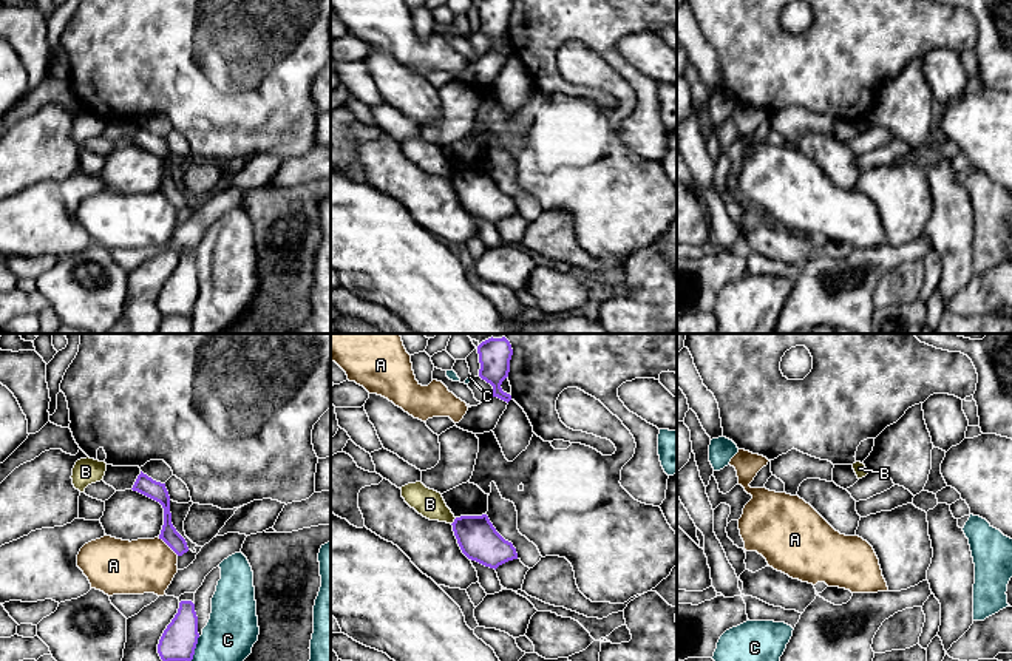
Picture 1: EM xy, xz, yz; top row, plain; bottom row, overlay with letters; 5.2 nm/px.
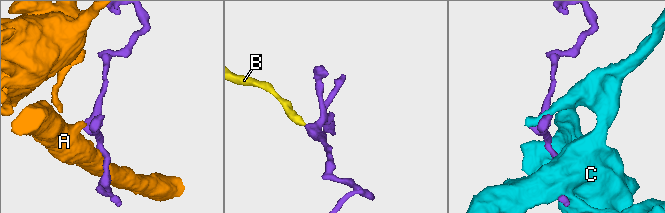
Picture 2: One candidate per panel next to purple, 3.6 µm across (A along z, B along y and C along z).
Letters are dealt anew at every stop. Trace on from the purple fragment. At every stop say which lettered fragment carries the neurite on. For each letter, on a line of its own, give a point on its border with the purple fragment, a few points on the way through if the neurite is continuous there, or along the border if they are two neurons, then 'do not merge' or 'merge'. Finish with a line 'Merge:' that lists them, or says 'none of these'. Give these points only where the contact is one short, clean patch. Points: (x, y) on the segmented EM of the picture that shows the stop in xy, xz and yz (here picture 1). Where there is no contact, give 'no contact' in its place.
A: meets purple in xy at (169, 545); border along xy (158, 538), (178, 555); do not merge
B: meets purple in xz at (455, 521); border along xz (456, 518), (451, 524); do not merge
C: meets purple in xy at (195, 647); do not merge
Merge: none of these

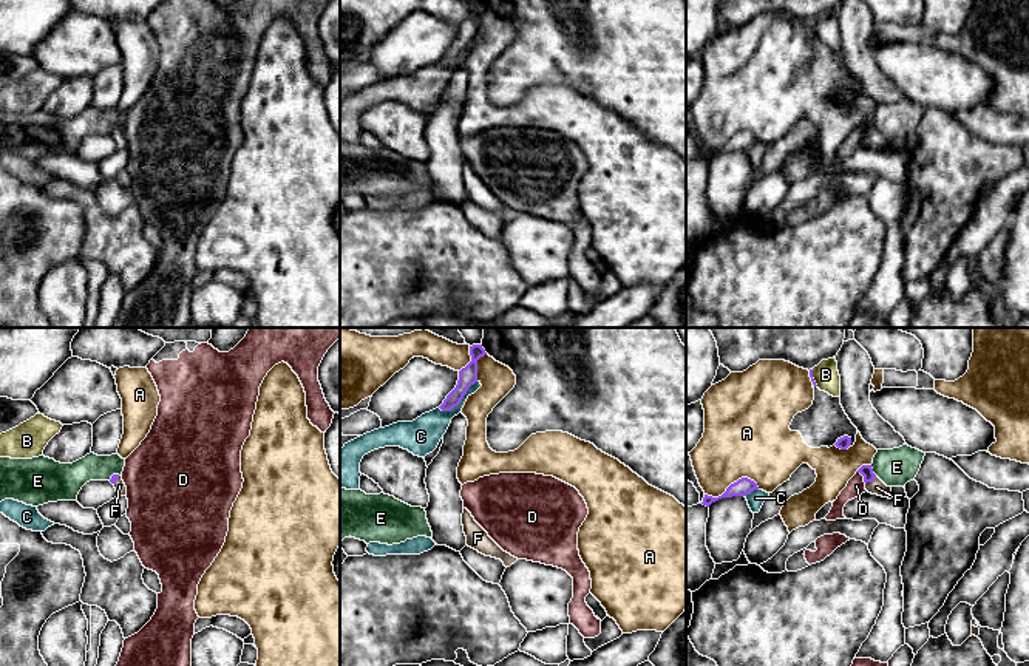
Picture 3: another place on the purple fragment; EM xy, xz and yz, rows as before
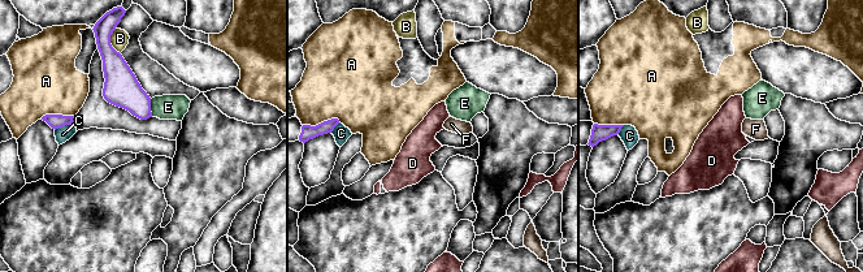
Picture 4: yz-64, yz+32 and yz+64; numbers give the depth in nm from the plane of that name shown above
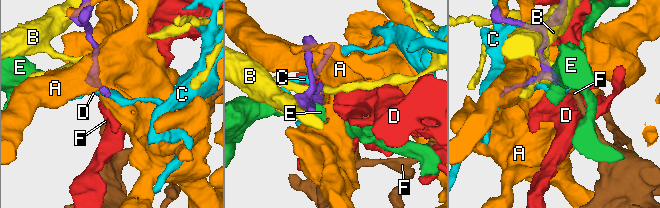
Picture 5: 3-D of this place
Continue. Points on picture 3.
A: meets purple in yz at (731, 484); do not merge
B: meets purple in yz at (811, 377); do not merge
C: meets purple in xz at (459, 402); do not merge
D: meets purple in yz at (862, 475); border along yz (856, 472), (865, 482); do not merge
E: meets purple in yz at (872, 470); border along yz (870, 465), (876, 475); do not merge
F: meets purple in yz at (870, 481); runs through yz (865, 470), (870, 481), (876, 487); merge
Merge: F

